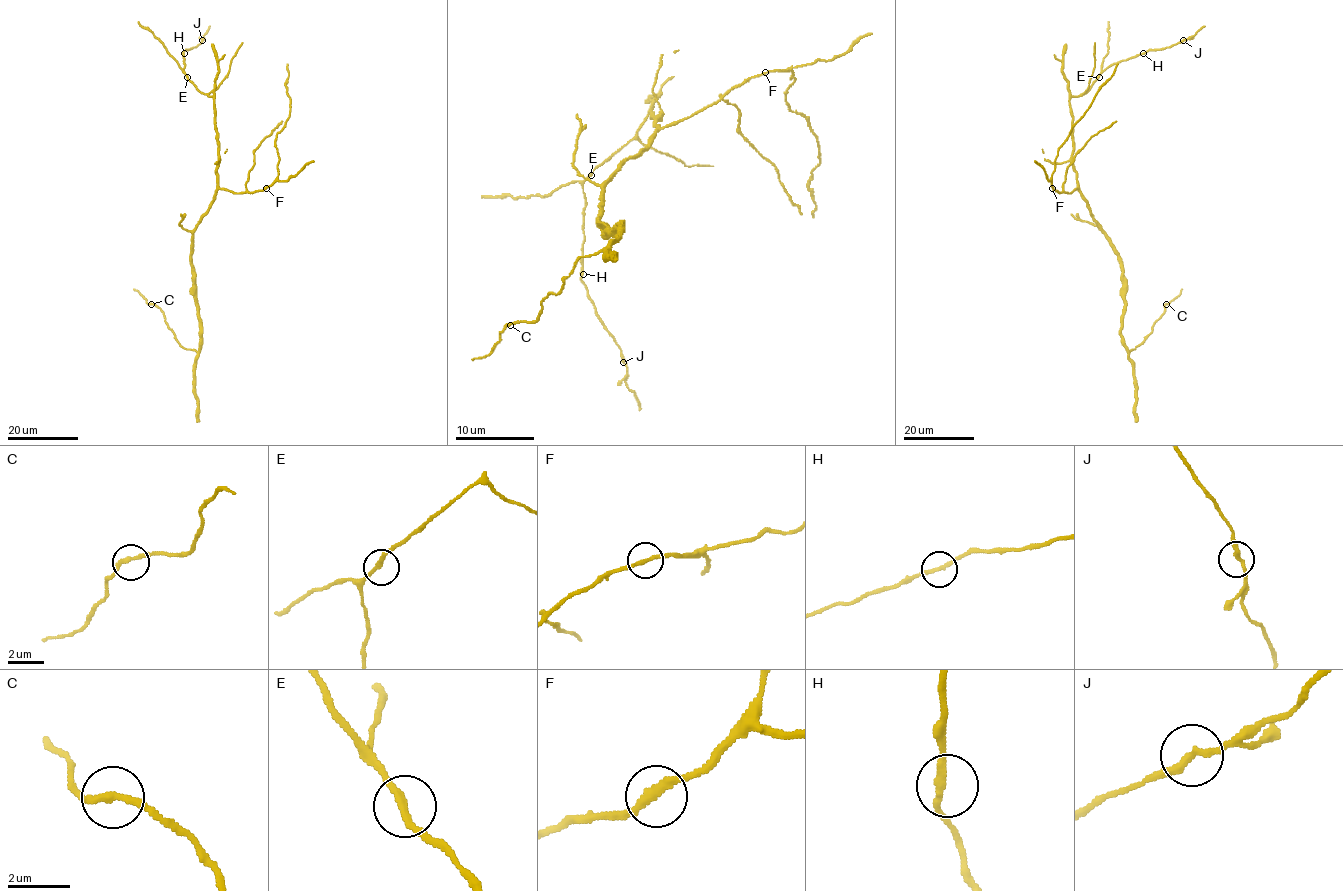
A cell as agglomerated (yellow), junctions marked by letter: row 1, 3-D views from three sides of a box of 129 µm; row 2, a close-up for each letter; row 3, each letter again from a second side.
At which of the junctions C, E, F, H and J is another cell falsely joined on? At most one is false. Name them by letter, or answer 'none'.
none

